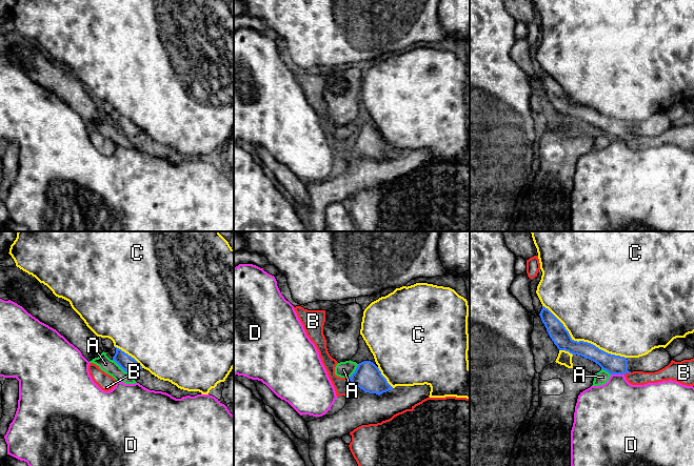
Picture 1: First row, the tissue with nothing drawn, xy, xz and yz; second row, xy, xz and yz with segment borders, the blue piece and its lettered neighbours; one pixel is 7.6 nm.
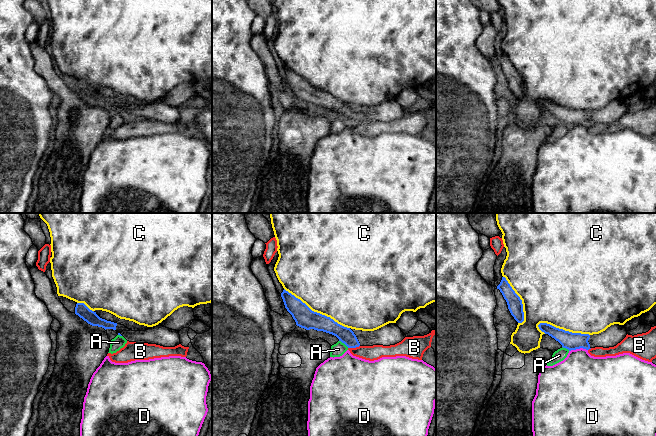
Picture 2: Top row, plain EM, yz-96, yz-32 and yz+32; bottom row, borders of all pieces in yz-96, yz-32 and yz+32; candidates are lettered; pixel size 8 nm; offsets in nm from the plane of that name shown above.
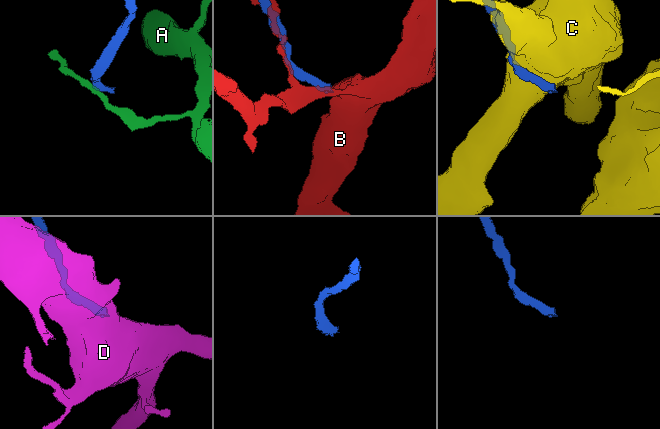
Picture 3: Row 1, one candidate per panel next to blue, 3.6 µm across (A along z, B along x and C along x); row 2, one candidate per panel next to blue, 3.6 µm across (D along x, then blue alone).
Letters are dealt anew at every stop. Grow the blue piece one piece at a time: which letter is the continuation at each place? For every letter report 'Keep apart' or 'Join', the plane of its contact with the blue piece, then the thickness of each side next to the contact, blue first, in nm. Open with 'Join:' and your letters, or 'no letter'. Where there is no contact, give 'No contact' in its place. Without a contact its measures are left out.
Join: no letter
A: Keep apart. Touches blue in xy. Thickness 120 nm (blue) against 110 nm
B: Keep apart. Touches blue in yz. Thickness 150 nm (blue) against 110 nm
C: Keep apart. Touches blue in yz. Thickness 140 nm (blue) against 500 nm
D: Keep apart. Touches blue in yz. Thickness 150 nm (blue) against 400 nm

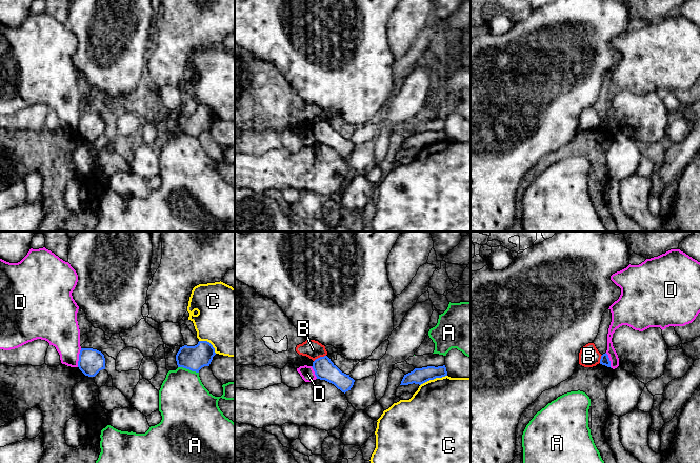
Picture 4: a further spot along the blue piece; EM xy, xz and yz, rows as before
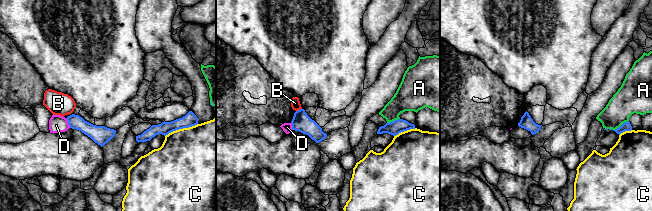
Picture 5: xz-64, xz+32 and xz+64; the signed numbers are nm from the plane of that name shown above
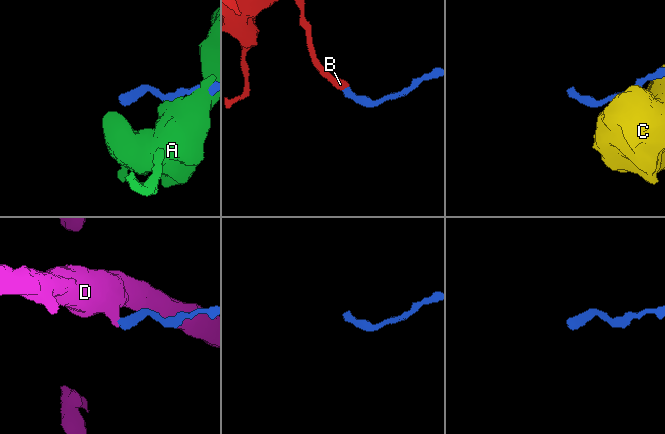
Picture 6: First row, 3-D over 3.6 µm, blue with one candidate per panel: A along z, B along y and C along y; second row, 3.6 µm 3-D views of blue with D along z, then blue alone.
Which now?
Join: no letter
A: Keep apart. Touches blue in xy. Thickness 190 nm (blue) against 380 nm
B: Keep apart. Touches blue in xz. Thickness 160 nm (blue) against 140 nm
C: Keep apart. Touches blue in xz. Thickness 130 nm (blue) against 500 nm
D: Keep apart. Touches blue in xy. Thickness 190 nm (blue) against 260 nm

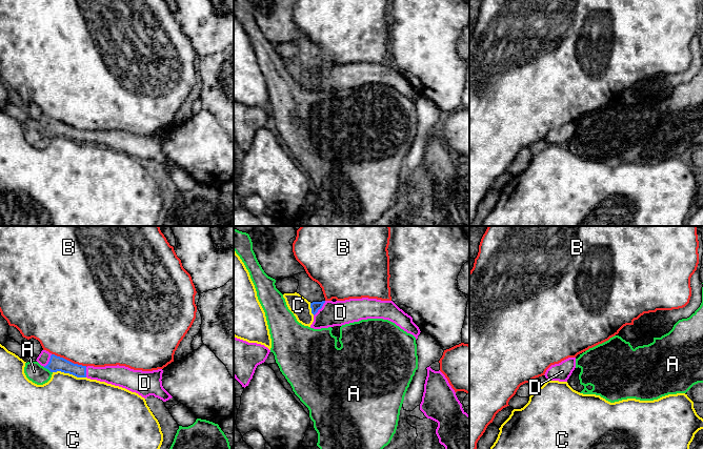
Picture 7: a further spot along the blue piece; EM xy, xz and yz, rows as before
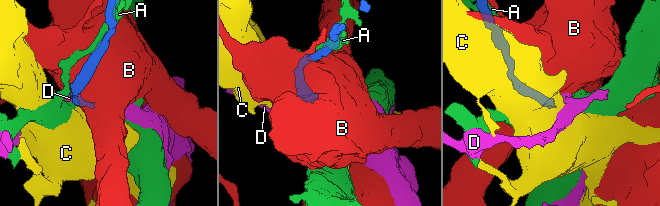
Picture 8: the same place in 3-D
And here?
Join: D
A: Keep apart. Touches blue in xy. Thickness 110 nm (blue) against 140 nm
B: Keep apart. Touches blue in xy. Thickness 110 nm (blue) against 500 nm
C: Keep apart. Touches blue in xy. Thickness 110 nm (blue) against 480 nm
D: Join. Touches blue in xz. Thickness 70 nm (blue) against 190 nm

